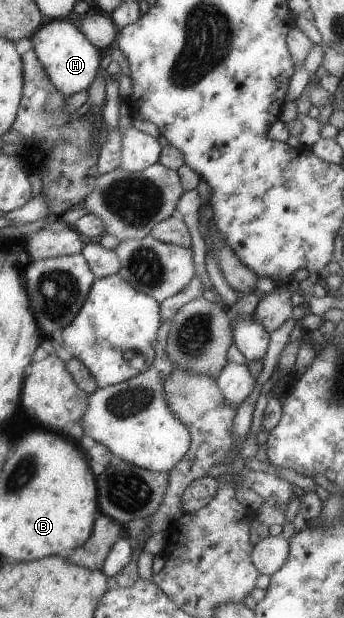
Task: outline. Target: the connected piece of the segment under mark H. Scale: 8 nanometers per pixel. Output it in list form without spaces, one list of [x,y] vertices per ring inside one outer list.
[[[64,19],[45,20],[29,39],[49,79],[64,96],[71,97],[93,83],[104,52],[97,49],[75,23]]]

